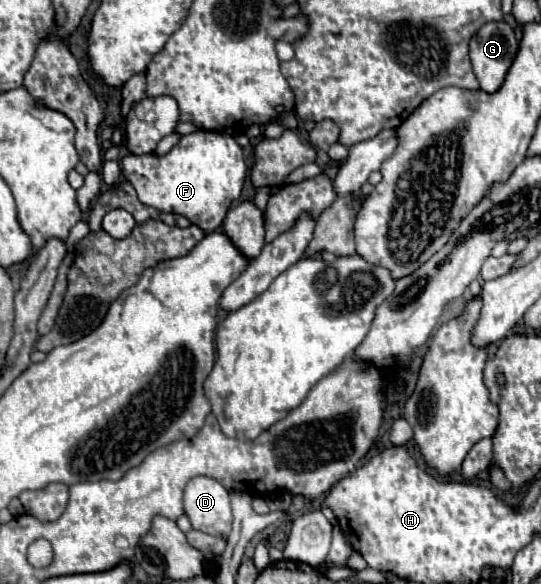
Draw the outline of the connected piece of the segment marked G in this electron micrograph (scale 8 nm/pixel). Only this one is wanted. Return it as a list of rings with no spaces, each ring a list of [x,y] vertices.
[[[505,20],[487,22],[477,30],[469,42],[469,58],[481,90],[499,90],[515,54],[517,38]]]

